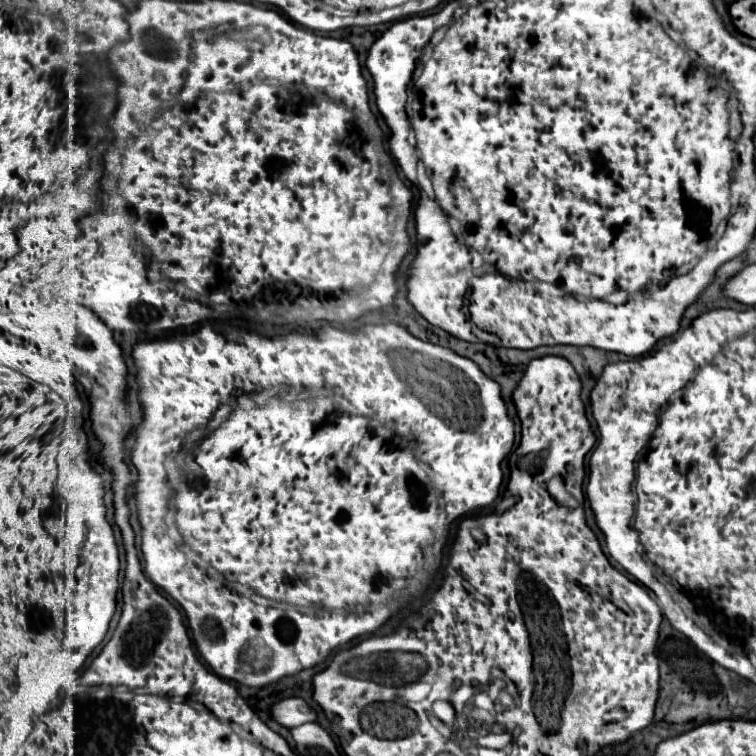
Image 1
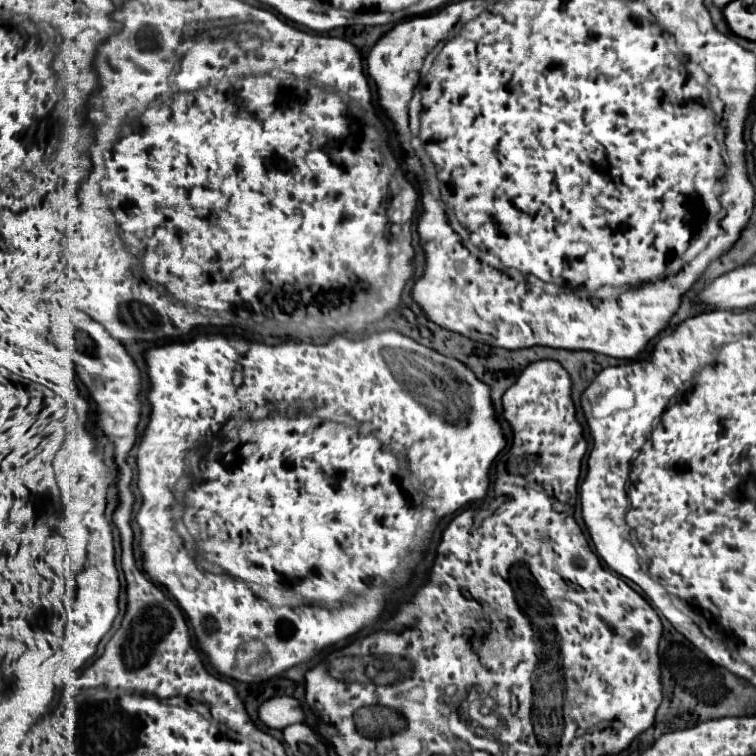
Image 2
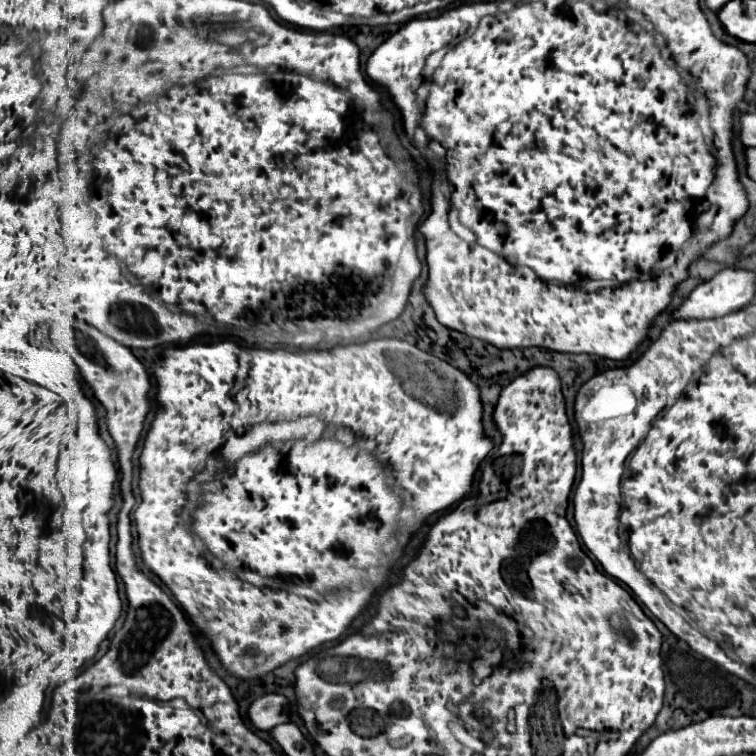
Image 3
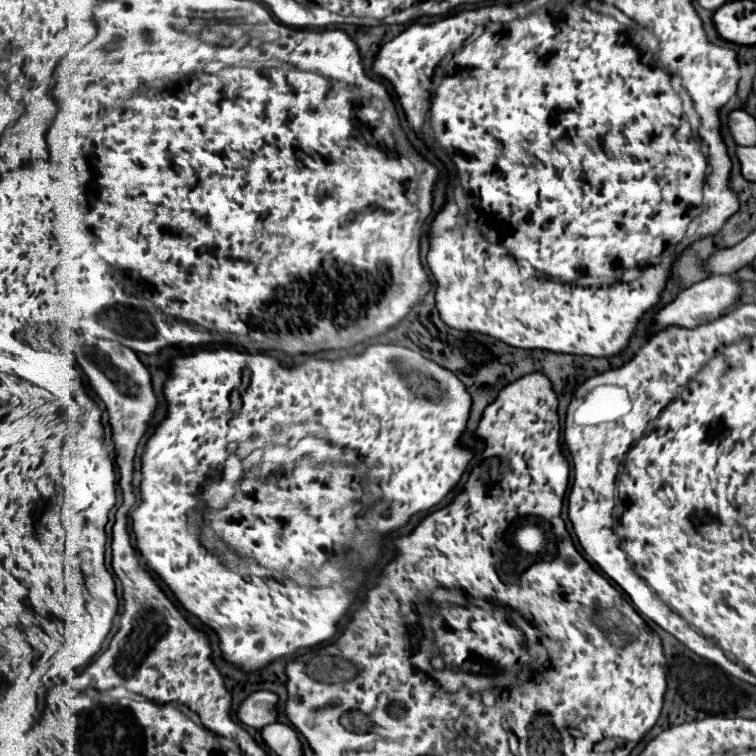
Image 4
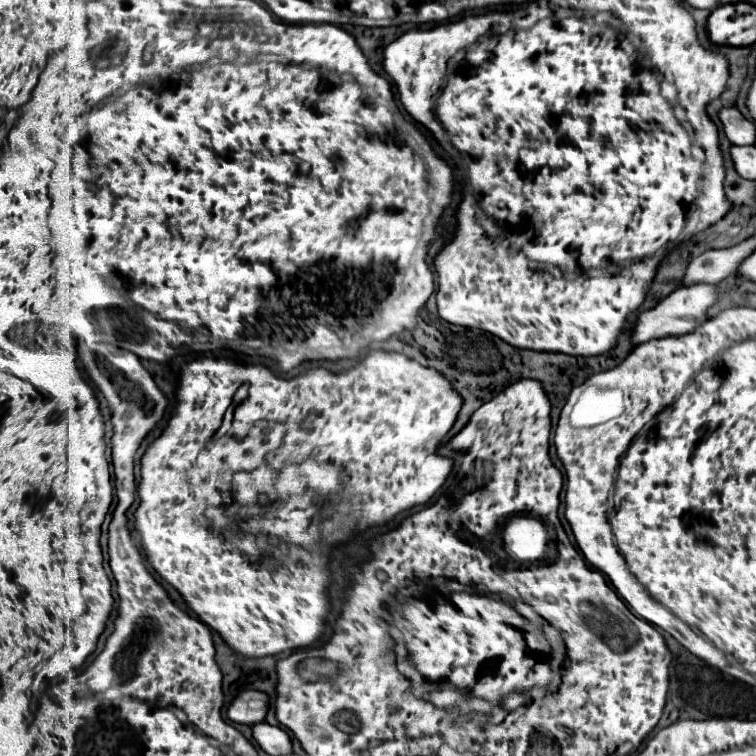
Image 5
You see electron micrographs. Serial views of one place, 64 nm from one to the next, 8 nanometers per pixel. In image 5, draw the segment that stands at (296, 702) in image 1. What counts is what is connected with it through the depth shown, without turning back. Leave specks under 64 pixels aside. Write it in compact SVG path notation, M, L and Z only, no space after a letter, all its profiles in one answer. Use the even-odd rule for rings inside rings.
M244 690L230 702L226 716L232 722L252 726L256 722L264 722L266 712L268 712L268 694L258 690Z

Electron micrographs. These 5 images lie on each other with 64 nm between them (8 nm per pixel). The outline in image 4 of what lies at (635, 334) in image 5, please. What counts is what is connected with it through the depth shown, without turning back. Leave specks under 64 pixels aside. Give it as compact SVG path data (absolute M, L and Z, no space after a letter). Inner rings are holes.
M712 276L706 280L700 280L692 286L688 286L686 290L682 290L670 304L666 304L664 308L660 308L654 316L652 316L652 326L650 326L650 334L662 332L670 326L680 326L680 328L696 328L704 322L712 322L716 320L722 310L726 310L728 306L732 306L736 300L740 298L740 286L732 276Z

